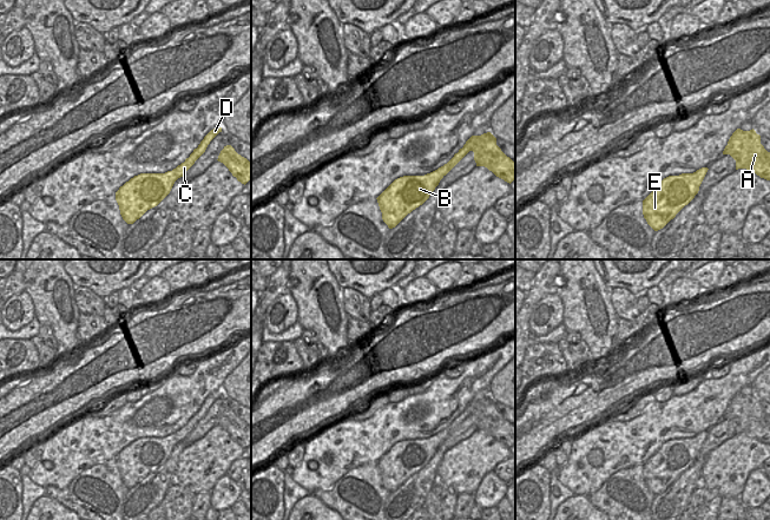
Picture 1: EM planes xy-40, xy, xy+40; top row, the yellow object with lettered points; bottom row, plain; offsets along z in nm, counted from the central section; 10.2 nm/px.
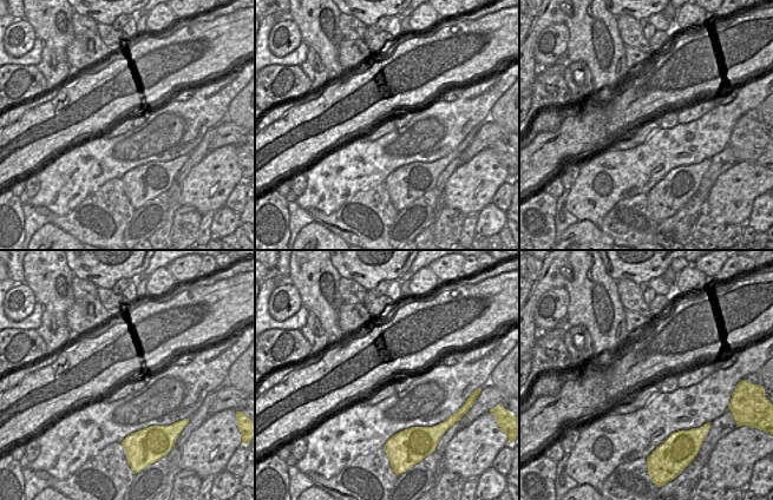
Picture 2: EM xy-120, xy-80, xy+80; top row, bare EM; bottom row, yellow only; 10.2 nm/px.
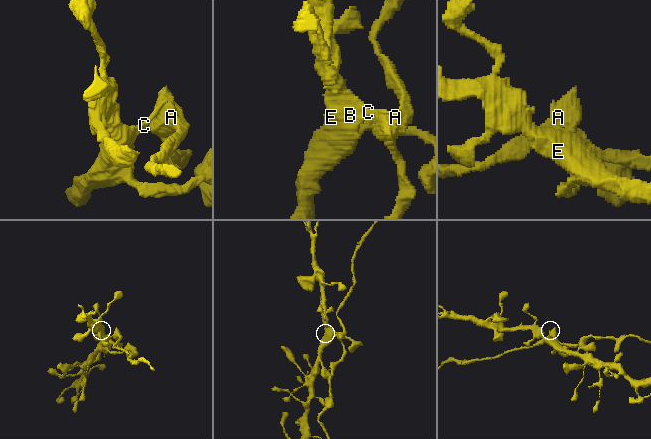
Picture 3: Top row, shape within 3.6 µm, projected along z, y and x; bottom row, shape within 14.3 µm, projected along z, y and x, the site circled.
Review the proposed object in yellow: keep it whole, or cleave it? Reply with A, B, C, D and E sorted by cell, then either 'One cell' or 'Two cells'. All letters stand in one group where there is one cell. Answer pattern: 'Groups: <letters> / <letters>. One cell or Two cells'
Groups: A C D / B E. Two cells.

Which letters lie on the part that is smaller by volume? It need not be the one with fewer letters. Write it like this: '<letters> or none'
A, C, D

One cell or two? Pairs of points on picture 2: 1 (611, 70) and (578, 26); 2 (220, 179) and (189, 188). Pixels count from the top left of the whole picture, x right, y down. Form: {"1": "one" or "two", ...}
{"1": "one", "2": "one"}

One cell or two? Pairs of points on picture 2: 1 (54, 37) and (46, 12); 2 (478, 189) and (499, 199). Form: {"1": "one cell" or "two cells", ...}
{"1": "one cell", "2": "two cells"}

